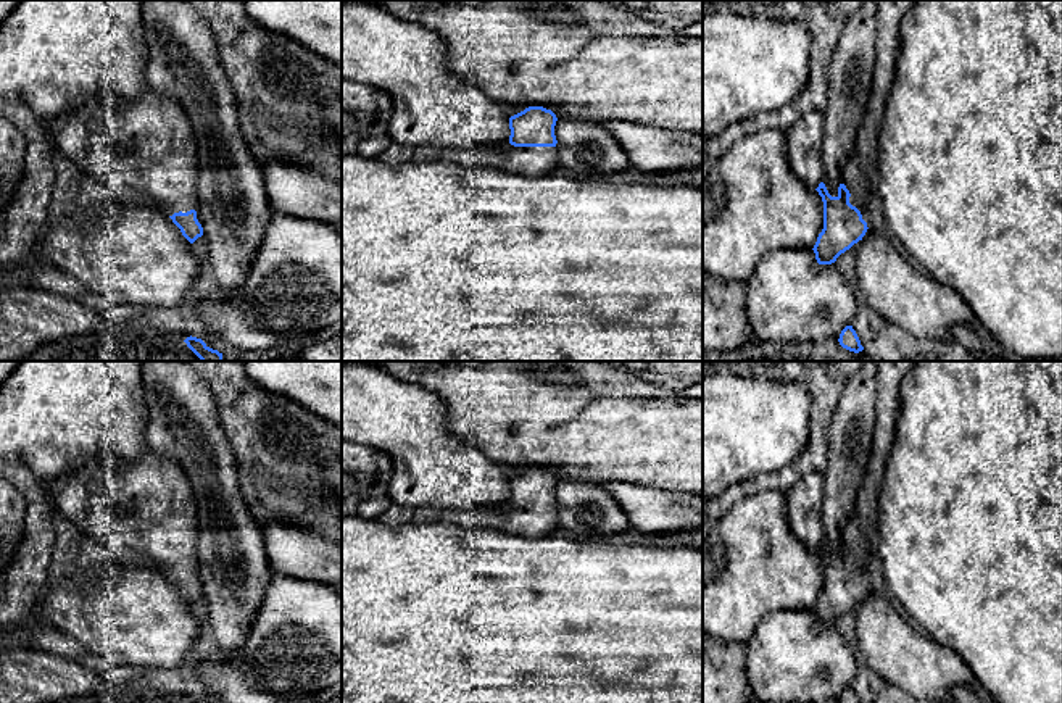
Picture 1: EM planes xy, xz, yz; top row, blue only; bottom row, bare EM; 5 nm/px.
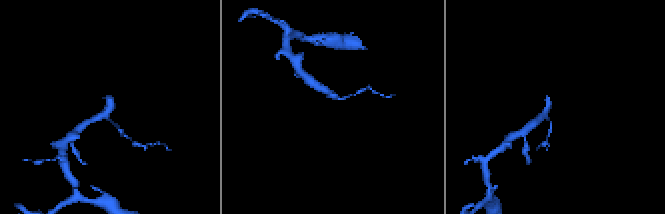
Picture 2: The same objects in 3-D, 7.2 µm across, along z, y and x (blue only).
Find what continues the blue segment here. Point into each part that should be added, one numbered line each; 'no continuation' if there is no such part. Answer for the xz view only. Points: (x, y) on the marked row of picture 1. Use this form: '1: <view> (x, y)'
1: xz (532, 162)

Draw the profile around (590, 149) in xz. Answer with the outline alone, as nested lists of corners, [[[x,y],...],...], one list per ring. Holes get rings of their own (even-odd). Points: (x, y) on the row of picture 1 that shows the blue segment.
[[[558,119],[559,166],[575,174],[609,176],[632,168],[617,139],[599,123]]]

